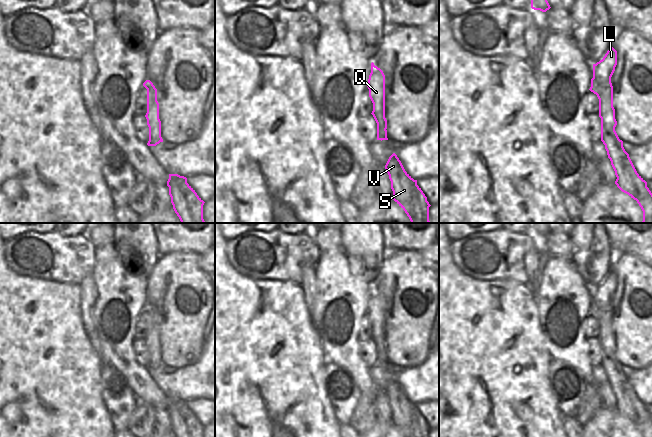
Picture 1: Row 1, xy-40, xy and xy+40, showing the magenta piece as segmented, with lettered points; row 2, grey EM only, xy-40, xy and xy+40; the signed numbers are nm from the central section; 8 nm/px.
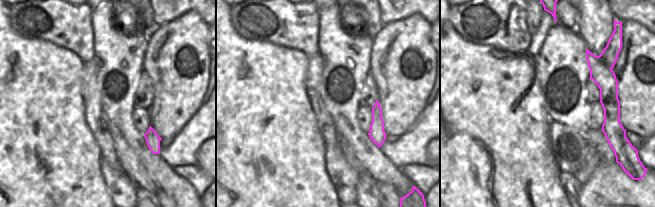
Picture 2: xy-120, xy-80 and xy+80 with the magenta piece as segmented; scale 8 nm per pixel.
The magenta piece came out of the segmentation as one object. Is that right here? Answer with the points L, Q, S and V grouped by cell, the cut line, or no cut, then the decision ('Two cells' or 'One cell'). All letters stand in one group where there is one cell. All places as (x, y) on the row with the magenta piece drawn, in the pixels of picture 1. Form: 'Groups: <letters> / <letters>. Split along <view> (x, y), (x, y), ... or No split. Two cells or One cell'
Groups: L Q / S V. Split along xy+40 (593, 75), (596, 83), (611, 86). Two cells.

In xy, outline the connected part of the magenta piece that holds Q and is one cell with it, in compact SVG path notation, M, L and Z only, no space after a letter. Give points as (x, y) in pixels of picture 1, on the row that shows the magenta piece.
M373 62L371 63L368 84L369 97L373 103L371 114L377 123L377 136L387 136L385 128L385 75Z

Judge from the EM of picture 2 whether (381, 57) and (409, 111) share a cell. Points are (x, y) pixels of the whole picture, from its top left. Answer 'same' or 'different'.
same

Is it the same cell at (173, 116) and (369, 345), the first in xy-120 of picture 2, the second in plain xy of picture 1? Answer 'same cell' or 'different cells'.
different cells

